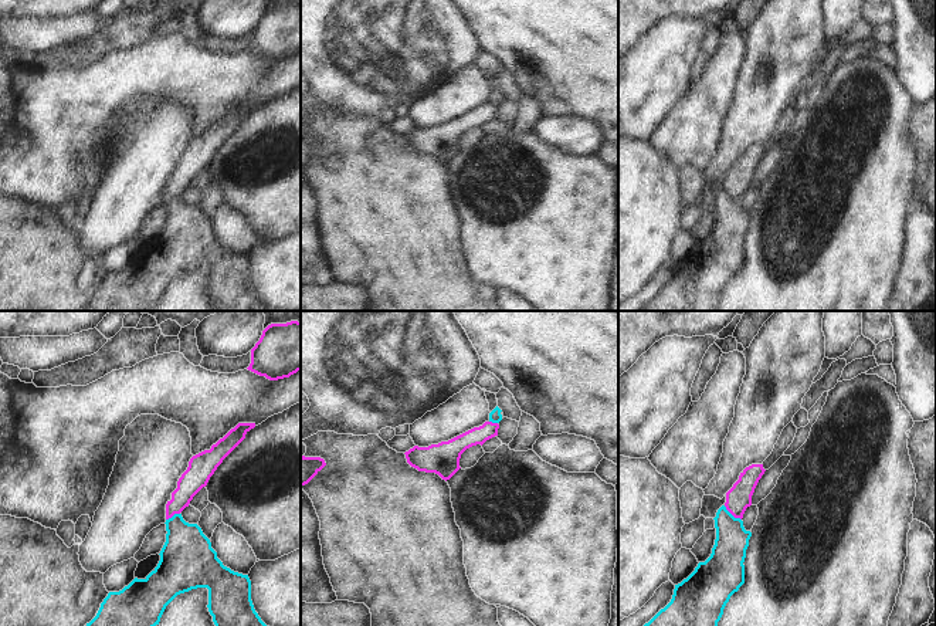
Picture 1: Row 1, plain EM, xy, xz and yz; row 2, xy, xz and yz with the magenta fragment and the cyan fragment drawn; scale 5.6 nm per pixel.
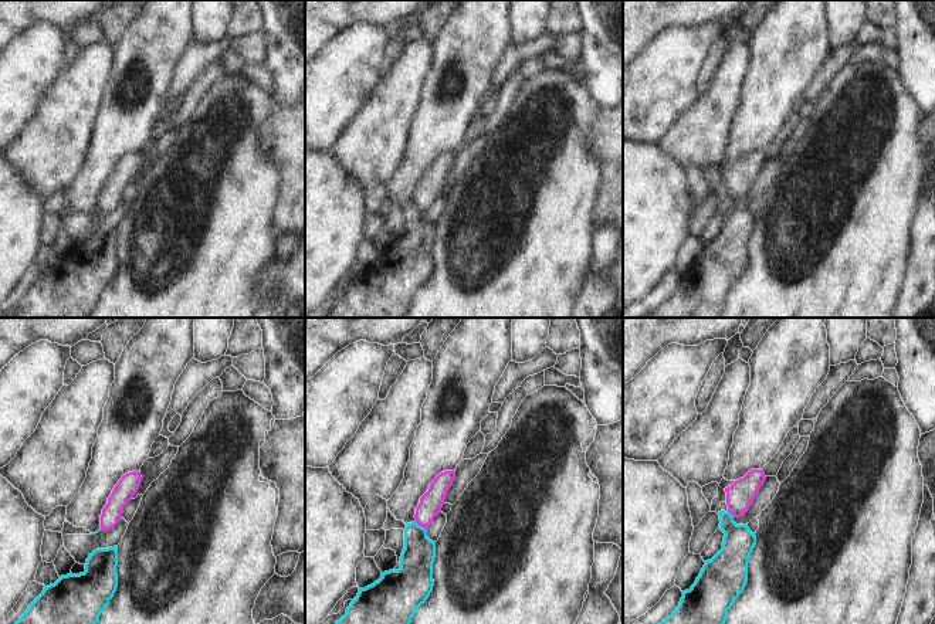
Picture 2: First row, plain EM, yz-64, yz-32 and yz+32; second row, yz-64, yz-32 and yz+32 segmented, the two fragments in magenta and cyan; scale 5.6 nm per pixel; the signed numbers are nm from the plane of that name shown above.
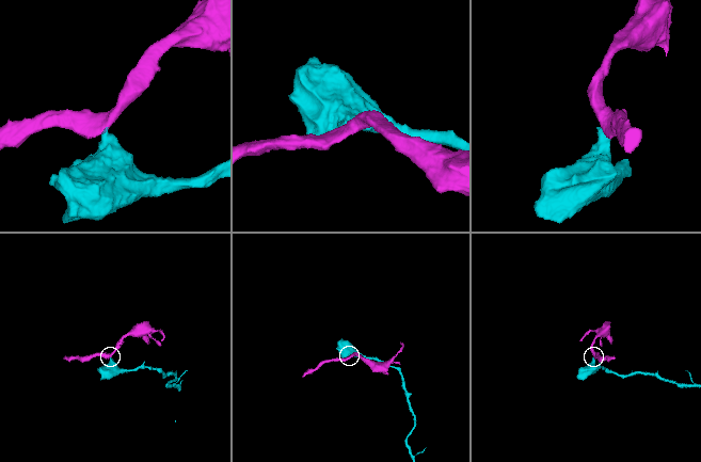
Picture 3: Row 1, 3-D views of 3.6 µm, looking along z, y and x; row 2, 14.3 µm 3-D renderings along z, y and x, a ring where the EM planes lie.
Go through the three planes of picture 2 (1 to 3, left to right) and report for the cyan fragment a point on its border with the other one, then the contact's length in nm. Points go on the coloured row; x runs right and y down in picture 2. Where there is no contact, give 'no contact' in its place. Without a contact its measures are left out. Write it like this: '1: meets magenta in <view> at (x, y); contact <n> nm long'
1: no contact
2: meets magenta in yz-32 at (420, 525); contact 90 nm long
3: meets magenta in yz+32 at (731, 514); contact 50 nm long

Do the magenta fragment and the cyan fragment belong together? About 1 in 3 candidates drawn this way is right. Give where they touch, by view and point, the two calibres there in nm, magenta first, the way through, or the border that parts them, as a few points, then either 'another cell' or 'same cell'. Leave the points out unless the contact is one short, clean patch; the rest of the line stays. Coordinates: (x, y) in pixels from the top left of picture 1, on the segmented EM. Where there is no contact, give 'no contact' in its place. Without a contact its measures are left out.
meets magenta in yz at (732, 514); 140 nm thick on the magenta side, 190 nm on the other; border along yz (723, 506), (740, 520); another cell

